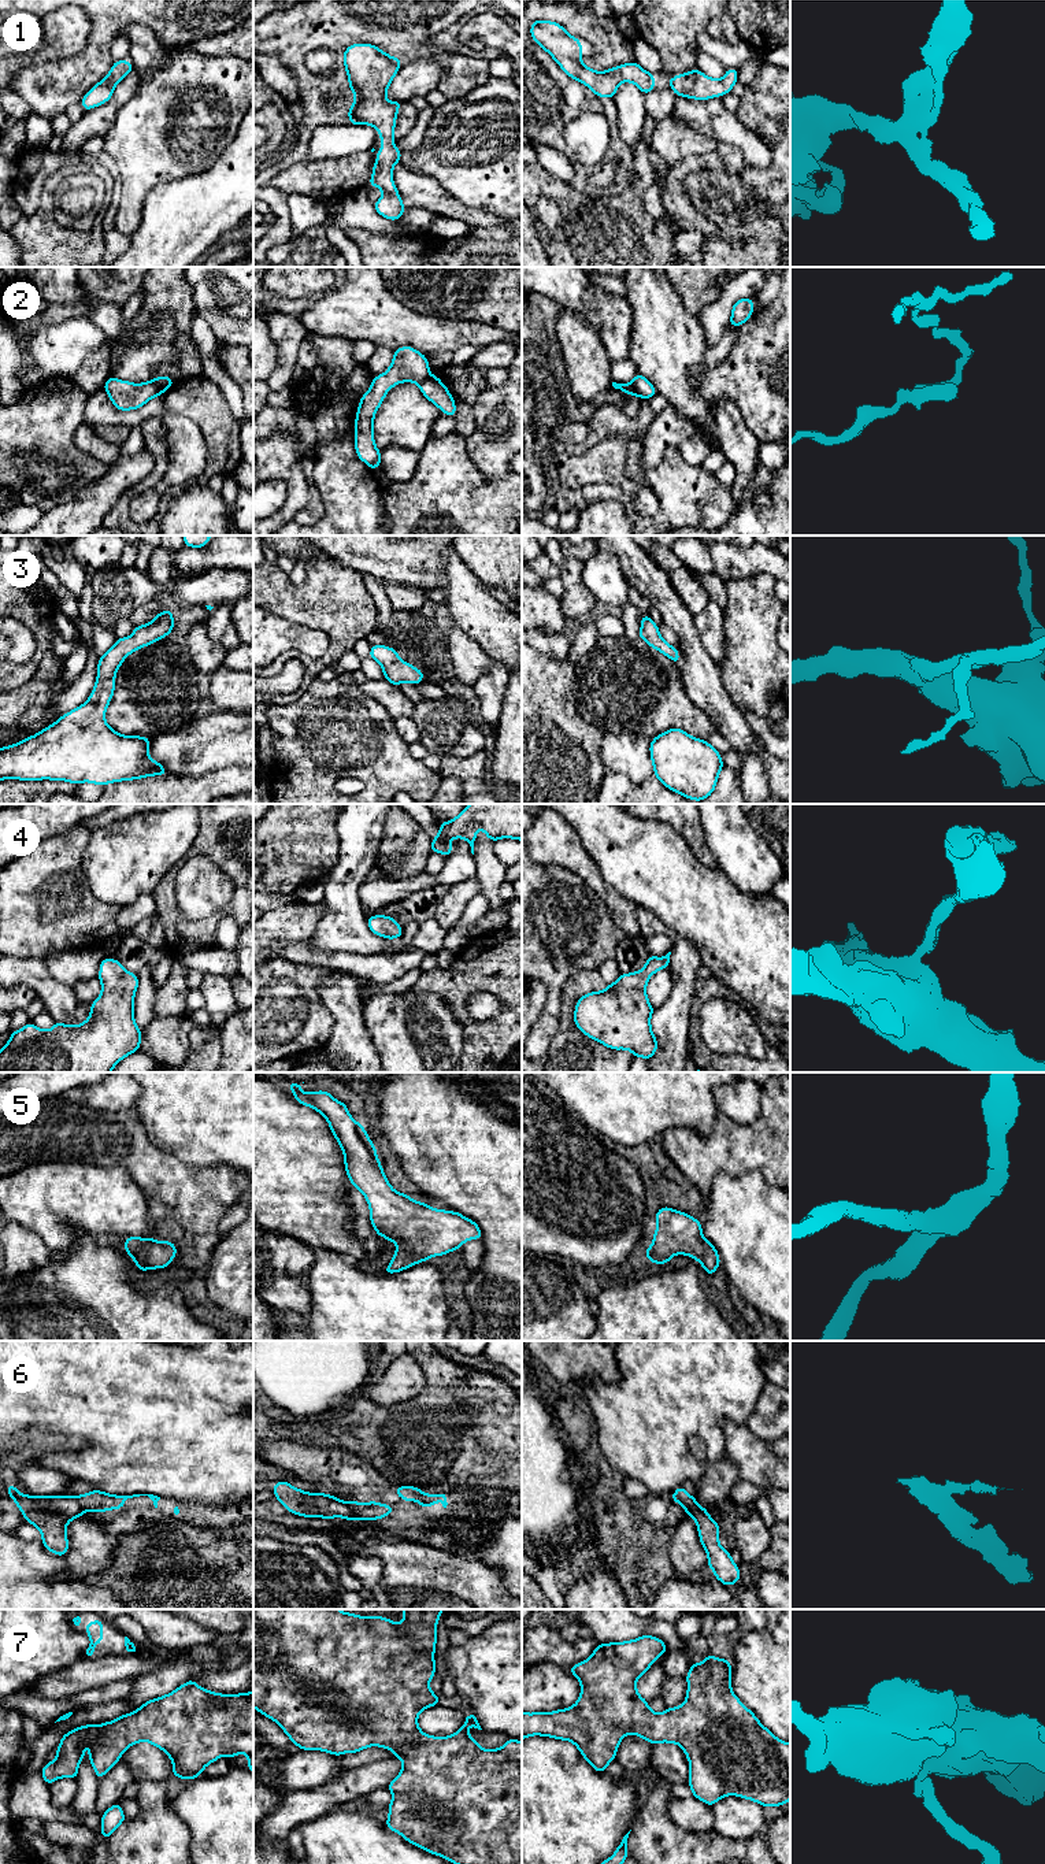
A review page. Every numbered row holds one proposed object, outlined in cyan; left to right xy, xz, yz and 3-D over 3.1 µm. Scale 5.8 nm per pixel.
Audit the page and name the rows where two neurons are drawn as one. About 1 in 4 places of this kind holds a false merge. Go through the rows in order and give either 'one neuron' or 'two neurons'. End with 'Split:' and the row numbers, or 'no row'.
1: one neuron
2: two neurons
3: one neuron
4: one neuron
5: one neuron
6: two neurons
7: one neuron
Split: 2, 6

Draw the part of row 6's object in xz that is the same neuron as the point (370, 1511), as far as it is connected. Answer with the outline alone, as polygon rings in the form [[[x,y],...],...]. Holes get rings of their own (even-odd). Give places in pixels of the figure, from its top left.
[[[377,1498],[367,1504],[356,1502],[355,1500],[345,1501],[353,1513],[353,1520],[377,1520],[393,1513],[392,1505],[377,1504]]]

